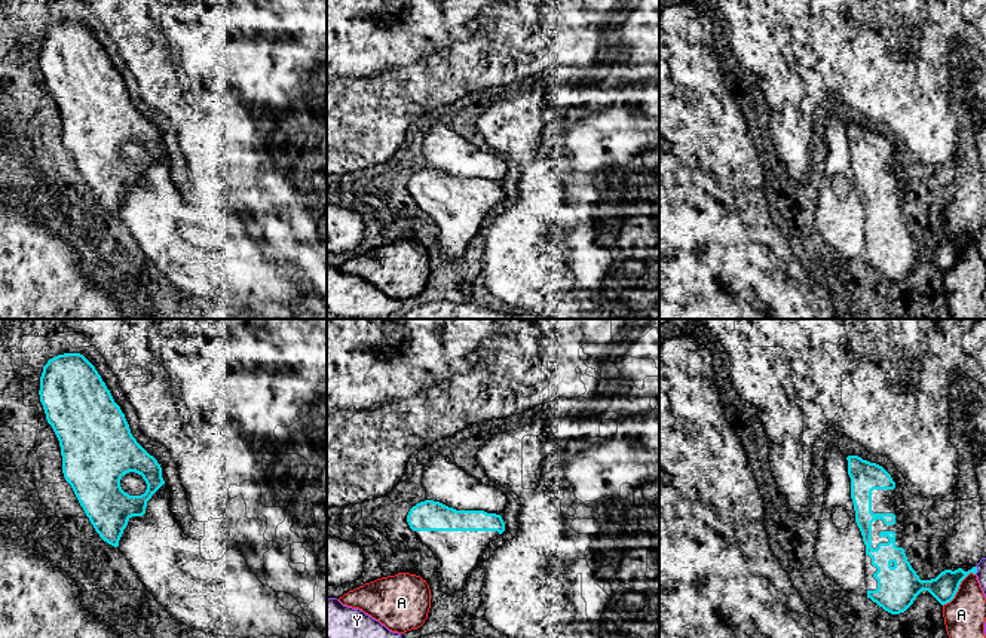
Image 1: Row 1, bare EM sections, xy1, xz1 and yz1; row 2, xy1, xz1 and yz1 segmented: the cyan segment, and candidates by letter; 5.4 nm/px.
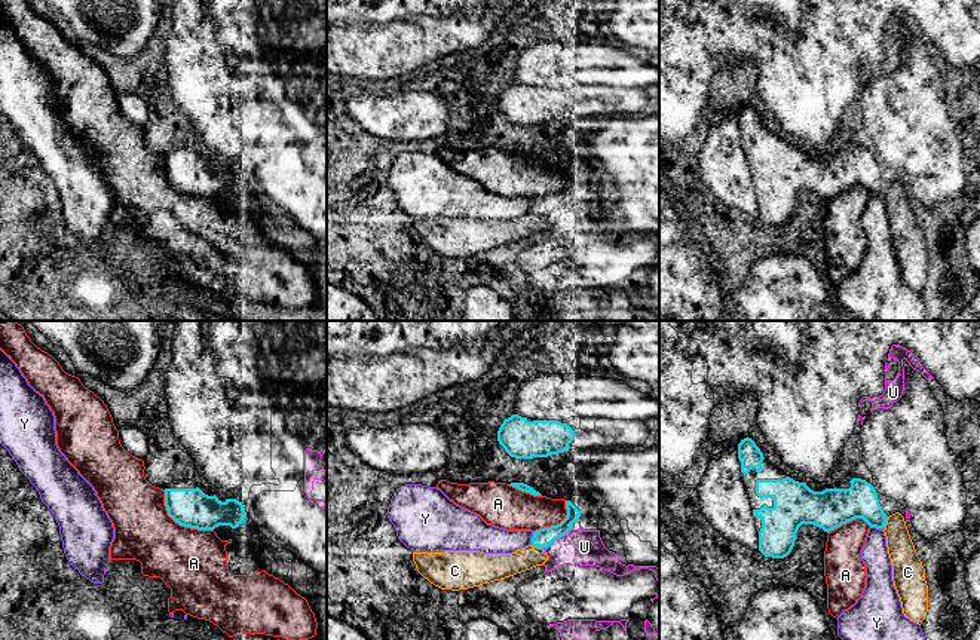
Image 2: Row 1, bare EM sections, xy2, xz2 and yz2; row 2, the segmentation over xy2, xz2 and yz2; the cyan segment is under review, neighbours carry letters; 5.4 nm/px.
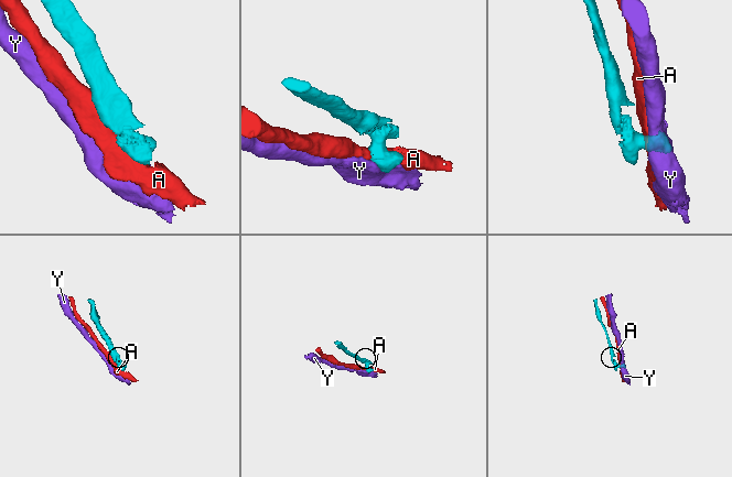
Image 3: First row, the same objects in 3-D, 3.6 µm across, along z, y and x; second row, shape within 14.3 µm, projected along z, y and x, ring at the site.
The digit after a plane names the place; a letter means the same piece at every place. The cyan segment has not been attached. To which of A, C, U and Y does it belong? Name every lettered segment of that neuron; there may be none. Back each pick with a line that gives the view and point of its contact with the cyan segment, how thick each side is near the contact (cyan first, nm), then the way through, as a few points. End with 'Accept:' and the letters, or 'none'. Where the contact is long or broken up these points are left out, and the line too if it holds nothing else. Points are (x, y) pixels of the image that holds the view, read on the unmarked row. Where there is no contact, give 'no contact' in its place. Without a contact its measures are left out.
Accept: none

